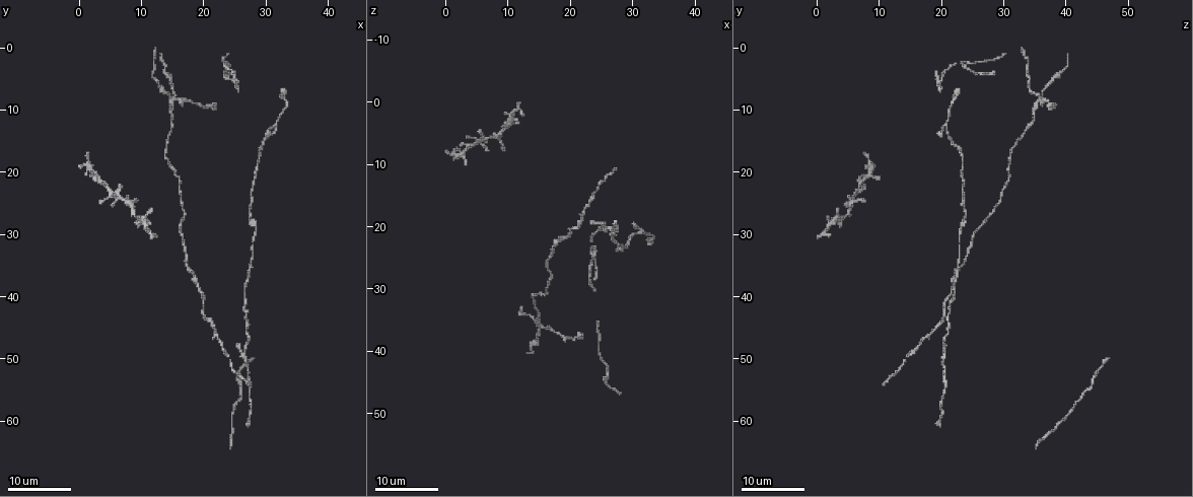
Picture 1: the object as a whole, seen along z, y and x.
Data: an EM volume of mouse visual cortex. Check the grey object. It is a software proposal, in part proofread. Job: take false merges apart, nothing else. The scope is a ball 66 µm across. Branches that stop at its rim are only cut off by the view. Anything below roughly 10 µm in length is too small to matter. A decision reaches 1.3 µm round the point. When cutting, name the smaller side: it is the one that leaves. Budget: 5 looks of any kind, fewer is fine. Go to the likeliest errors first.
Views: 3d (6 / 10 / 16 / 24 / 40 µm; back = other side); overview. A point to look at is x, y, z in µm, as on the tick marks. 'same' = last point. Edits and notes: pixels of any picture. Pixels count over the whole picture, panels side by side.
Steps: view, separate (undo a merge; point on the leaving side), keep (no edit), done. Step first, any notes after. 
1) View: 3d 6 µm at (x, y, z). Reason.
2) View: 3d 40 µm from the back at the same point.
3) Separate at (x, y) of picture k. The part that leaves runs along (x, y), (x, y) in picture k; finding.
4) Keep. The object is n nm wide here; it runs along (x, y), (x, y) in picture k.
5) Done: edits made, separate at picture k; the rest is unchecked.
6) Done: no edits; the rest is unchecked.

View: 3d 24 µm at (15.0, 8.5, 36.0). Four or more arms meet.

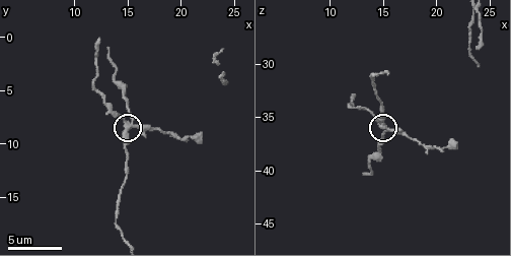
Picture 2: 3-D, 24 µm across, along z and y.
View: 3d 10 µm at (14.6, 7.8, 35.8).

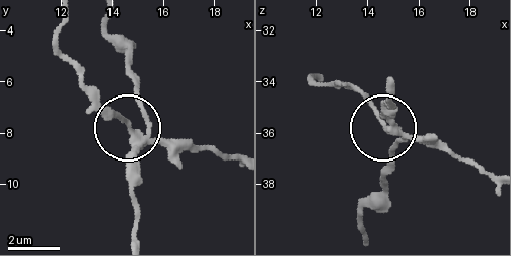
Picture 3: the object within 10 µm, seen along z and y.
Separate at (119, 116) of picture 3. The object is 240 nm wide here; two neurons meet here.

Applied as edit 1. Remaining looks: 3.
View: overview.

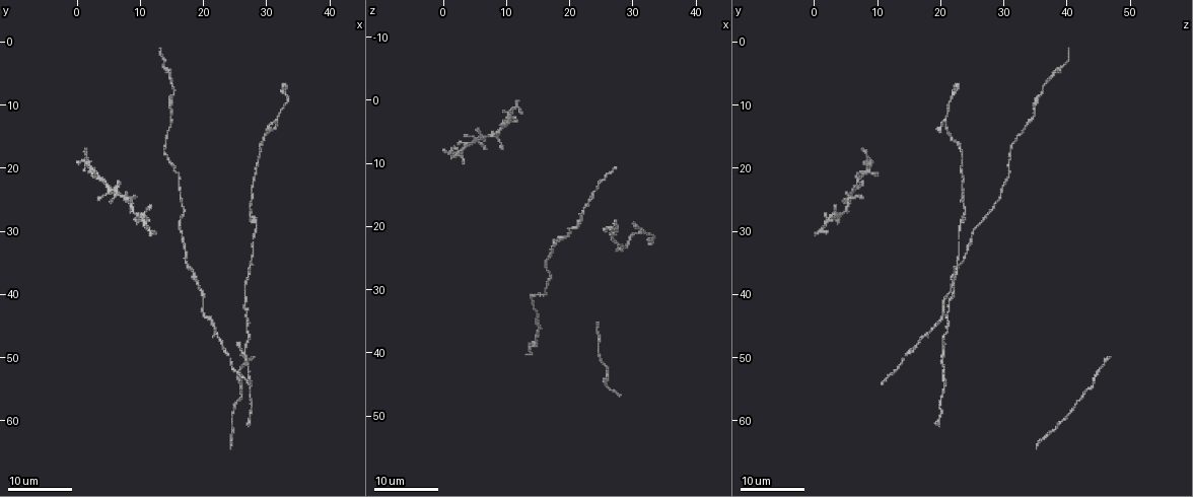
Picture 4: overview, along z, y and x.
View: 3d 24 µm at (20.0, 42.5, 20.5). Calibre changes.

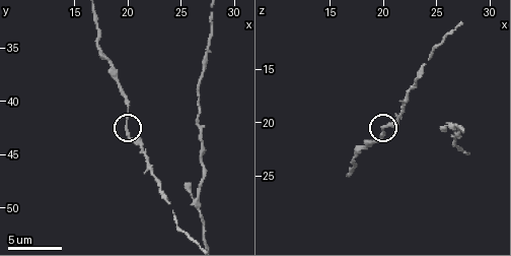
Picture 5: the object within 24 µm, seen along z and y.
View: 3d 6 µm at the same point.

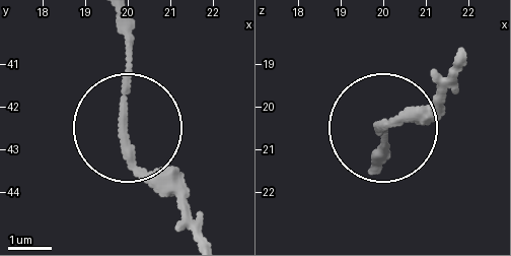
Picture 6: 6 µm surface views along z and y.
Keep. All the same neuron.

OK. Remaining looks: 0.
Done: edits made, separate at picture 3; the rest is unchecked.

